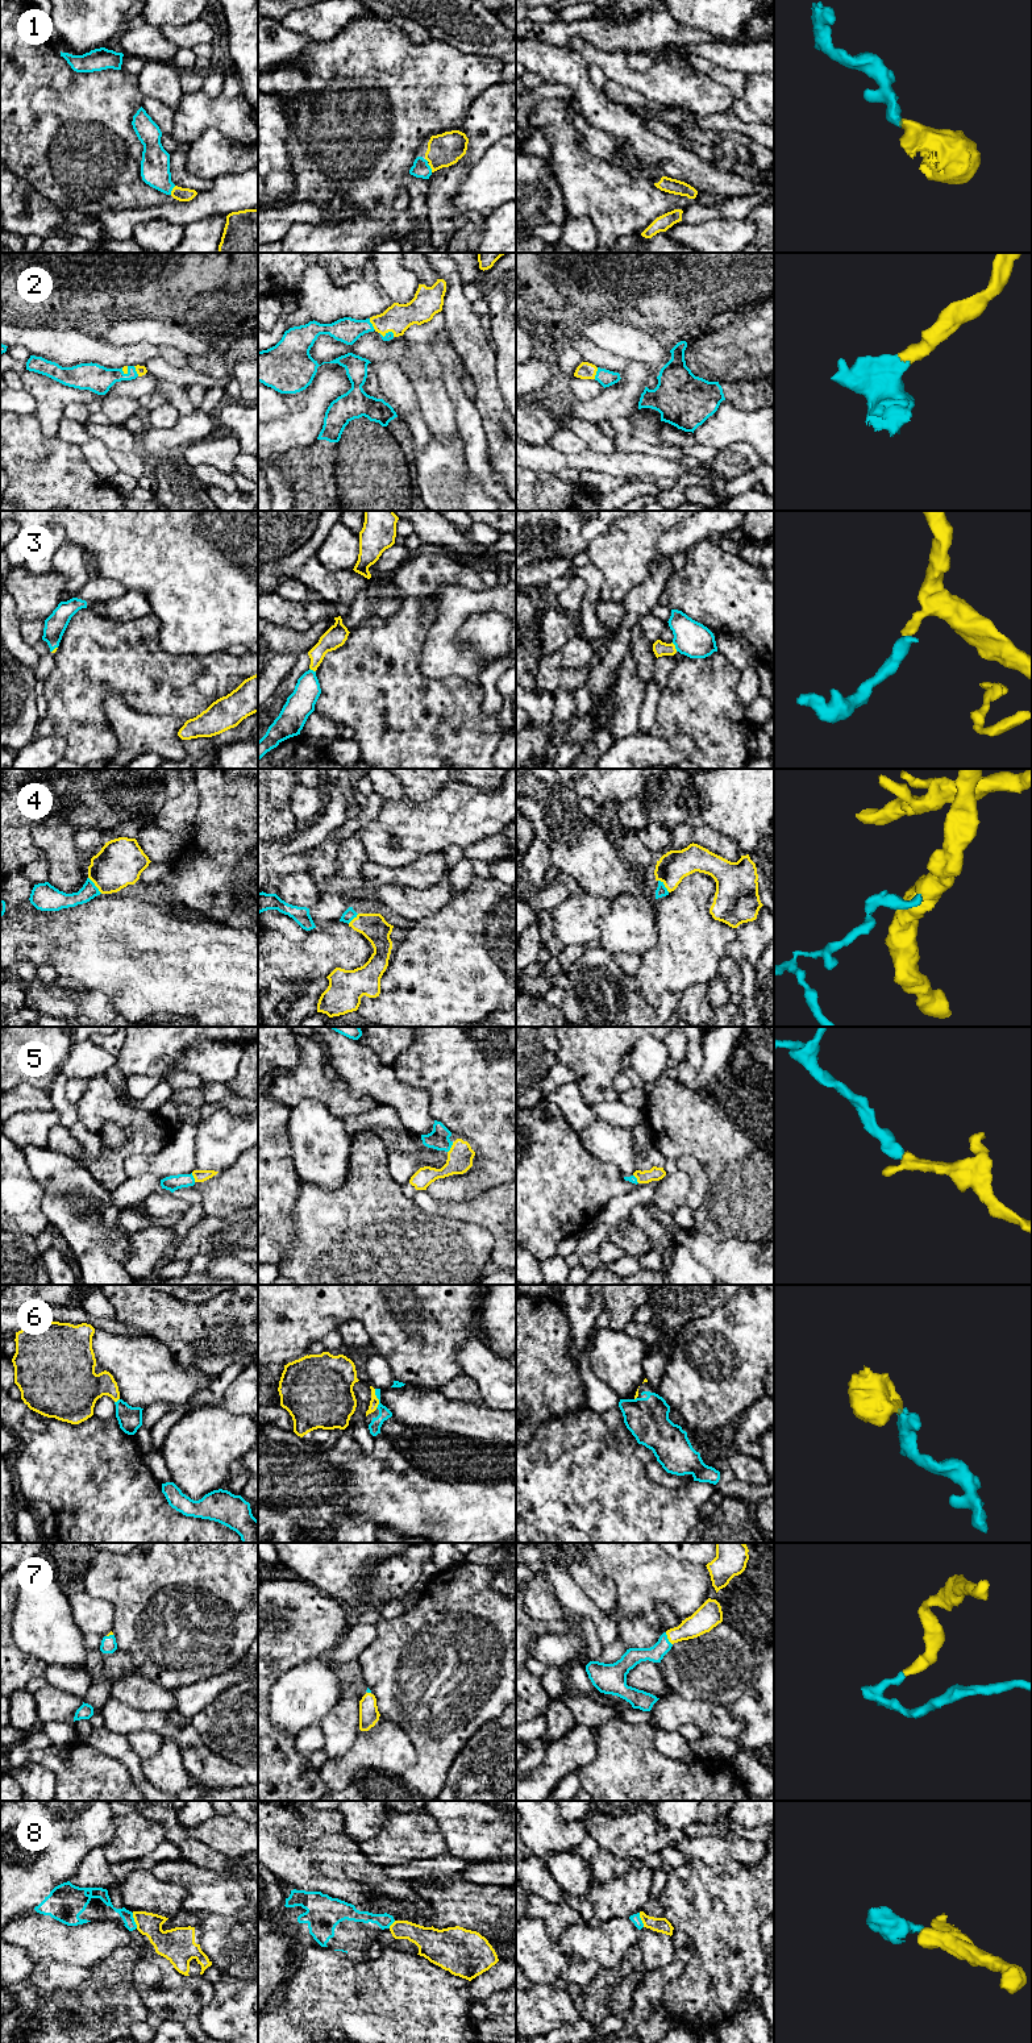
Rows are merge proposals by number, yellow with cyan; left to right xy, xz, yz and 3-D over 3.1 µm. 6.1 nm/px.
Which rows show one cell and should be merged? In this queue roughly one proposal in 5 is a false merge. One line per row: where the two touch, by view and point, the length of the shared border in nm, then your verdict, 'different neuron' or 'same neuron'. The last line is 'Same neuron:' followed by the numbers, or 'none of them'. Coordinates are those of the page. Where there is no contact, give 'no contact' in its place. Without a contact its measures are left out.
1: xy (173, 190) | 70 nm | same neuron
2: xz (371, 323) | 80 nm | same neuron
3: yz (674, 646) | 70 nm | same neuron
4: xy (95, 885) | 130 nm | same neuron
5: xz (450, 1148) | 70 nm | same neuron
6: xz (377, 1398) | 120 nm | same neuron
7: yz (668, 1638) | 90 nm | same neuron
8: xy (134, 1921) | 100 nm | different neuron
Same neuron: 1, 2, 3, 4, 5, 6, 7

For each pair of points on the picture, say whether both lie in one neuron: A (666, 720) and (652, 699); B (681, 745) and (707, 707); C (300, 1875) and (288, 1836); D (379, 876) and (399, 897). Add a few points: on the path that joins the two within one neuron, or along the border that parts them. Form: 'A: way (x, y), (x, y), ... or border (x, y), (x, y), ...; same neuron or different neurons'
A: border (662, 687), (656, 720), (649, 732); different neurons
B: border (656, 736), (687, 735), (695, 749); different neurons
C: way (294, 1865), (288, 1856), (288, 1846); same neuron
D: border (419, 887), (381, 886), (369, 895); different neurons

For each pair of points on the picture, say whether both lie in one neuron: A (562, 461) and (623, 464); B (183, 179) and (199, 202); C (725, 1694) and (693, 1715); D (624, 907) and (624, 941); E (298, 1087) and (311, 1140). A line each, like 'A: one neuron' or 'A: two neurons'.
A: one neuron
B: two neurons
C: two neurons
D: one neuron
E: two neurons

